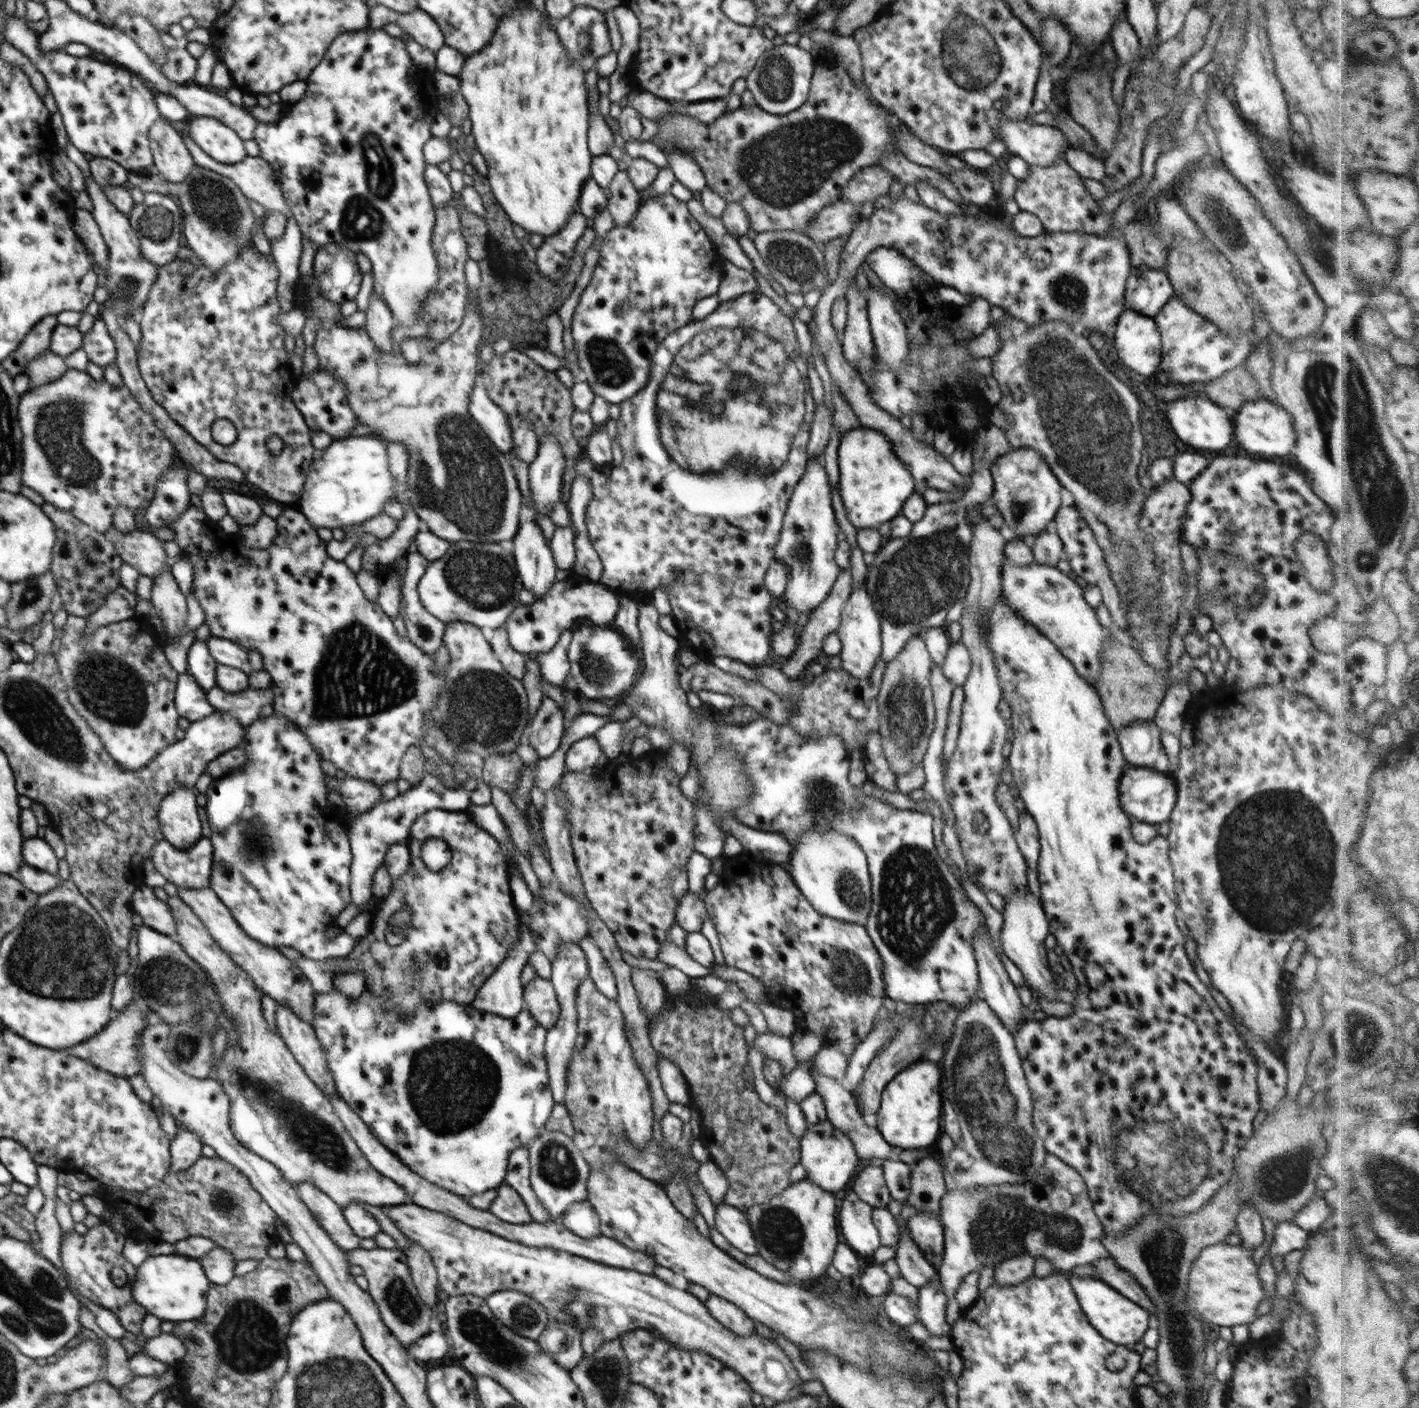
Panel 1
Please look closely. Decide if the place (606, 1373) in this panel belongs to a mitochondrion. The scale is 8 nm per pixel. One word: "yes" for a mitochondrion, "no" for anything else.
yes

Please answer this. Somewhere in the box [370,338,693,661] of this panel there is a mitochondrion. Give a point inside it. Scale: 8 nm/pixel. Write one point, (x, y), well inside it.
(465, 483)

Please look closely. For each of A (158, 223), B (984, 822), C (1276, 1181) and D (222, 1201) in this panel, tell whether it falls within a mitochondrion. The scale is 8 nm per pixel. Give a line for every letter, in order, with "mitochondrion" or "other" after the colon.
A: mitochondrion
B: mitochondrion
C: mitochondrion
D: mitochondrion

